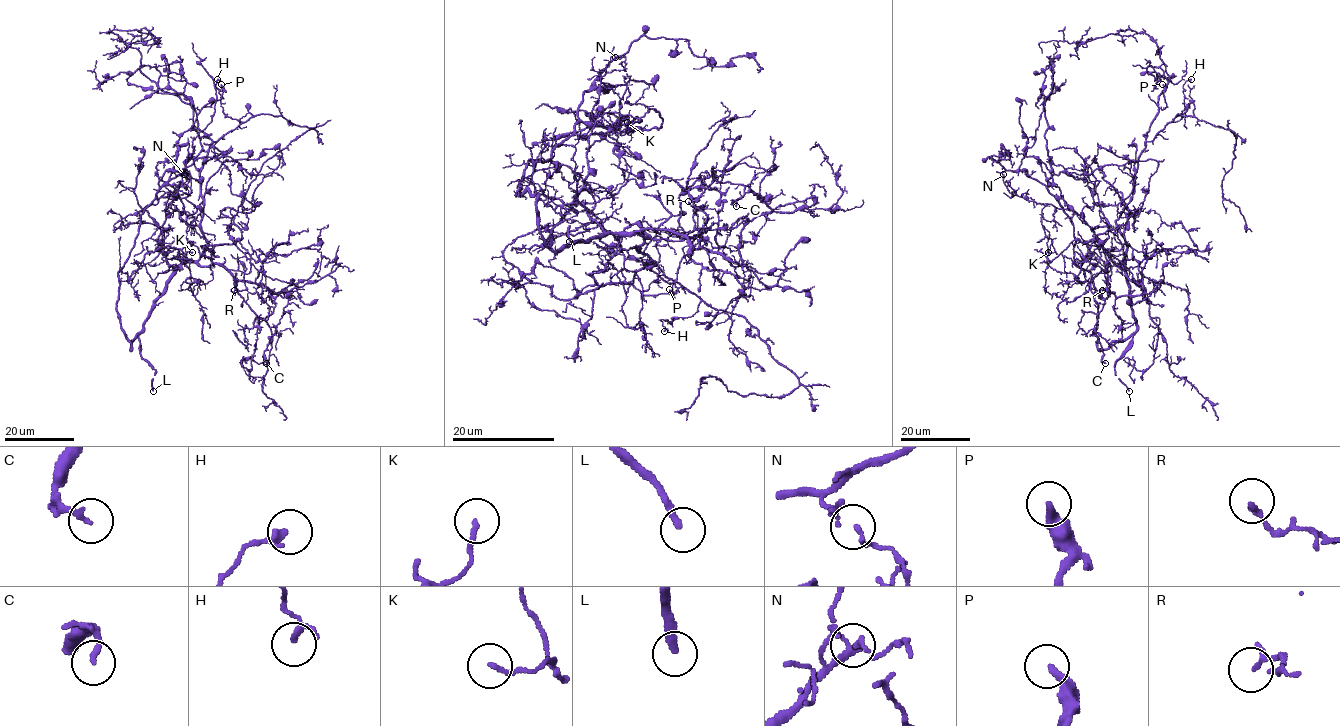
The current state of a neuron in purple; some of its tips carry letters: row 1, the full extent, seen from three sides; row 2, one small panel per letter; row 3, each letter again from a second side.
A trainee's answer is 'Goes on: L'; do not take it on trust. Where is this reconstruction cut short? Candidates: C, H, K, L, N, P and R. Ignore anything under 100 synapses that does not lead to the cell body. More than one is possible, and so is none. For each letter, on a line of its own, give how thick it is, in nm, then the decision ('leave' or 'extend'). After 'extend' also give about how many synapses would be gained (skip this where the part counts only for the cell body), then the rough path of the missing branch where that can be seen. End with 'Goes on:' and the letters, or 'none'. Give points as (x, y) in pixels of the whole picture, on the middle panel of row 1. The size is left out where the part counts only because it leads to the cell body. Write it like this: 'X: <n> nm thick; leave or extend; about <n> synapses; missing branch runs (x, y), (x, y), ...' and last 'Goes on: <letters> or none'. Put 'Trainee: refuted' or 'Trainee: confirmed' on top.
Trainee: confirmed
C: 190 nm thick; leave
H: 140 nm thick; leave
K: 130 nm thick; leave
L: 240 nm thick; extend; missing branch runs (569, 241), (578, 251), (555, 261), (540, 262), (525, 253)
N: 130 nm thick; leave
P: 300 nm thick; leave
R: 180 nm thick; leave
Goes on: L

